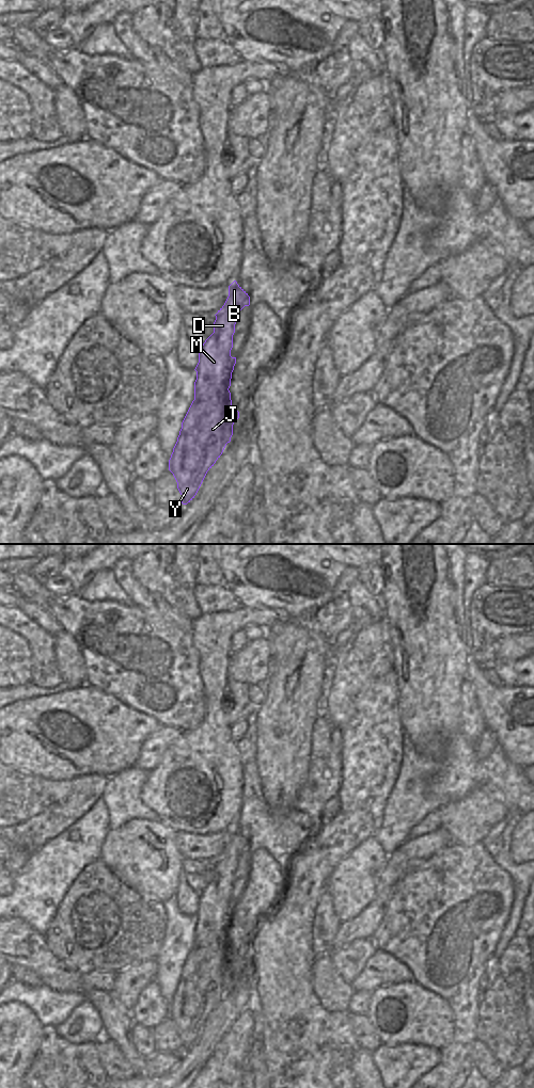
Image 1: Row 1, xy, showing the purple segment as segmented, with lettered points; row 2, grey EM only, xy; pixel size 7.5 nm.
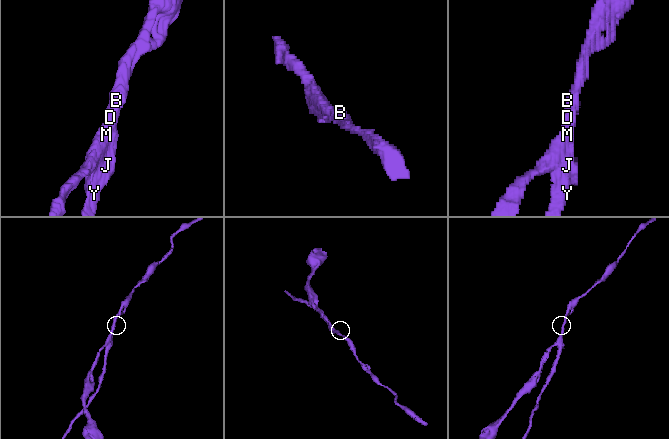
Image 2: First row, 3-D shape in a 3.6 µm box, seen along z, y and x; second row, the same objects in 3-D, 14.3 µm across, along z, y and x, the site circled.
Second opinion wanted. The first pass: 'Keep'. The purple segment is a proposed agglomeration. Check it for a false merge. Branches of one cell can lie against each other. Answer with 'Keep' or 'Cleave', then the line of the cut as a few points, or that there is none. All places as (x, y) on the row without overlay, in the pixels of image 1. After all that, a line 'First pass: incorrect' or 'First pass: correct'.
Cleave. Split along xy (228, 934), (214, 945), (194, 946).
First pass: incorrect

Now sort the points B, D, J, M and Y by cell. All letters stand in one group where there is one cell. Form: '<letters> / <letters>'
B D M / J Y

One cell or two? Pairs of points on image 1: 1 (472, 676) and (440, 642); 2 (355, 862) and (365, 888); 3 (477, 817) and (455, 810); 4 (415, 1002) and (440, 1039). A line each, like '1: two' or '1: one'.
1: two
2: one
3: one
4: one

